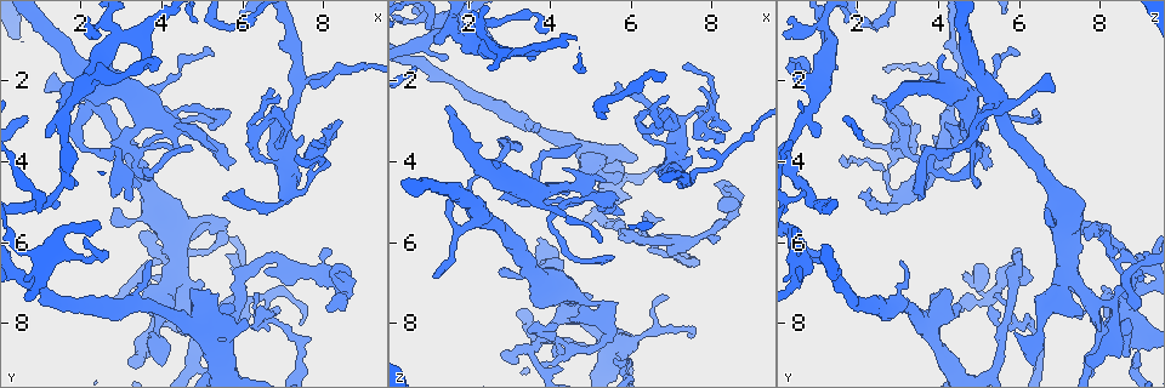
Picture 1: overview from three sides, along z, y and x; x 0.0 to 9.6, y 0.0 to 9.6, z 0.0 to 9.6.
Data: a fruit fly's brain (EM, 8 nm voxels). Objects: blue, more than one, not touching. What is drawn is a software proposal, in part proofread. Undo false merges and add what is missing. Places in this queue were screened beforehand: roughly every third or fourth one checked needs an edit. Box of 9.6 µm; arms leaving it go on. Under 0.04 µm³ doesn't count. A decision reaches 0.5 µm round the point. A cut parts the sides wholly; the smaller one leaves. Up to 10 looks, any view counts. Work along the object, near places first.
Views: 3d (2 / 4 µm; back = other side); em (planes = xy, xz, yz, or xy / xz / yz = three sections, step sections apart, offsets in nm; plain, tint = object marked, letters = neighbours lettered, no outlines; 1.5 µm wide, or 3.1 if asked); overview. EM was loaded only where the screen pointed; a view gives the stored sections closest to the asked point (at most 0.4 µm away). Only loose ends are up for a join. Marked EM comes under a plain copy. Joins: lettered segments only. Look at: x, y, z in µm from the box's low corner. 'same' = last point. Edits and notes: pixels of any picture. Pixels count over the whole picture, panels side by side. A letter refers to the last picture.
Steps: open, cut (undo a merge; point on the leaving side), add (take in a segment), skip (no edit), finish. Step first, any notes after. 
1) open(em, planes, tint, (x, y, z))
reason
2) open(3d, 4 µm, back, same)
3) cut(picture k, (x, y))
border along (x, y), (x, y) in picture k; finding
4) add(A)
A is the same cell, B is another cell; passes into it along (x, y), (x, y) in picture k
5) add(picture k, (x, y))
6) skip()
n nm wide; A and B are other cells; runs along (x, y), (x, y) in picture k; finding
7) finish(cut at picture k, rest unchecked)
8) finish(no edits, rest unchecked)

open(em, planes, letters, (1.20, 4.90, 0.80))
three arms meet

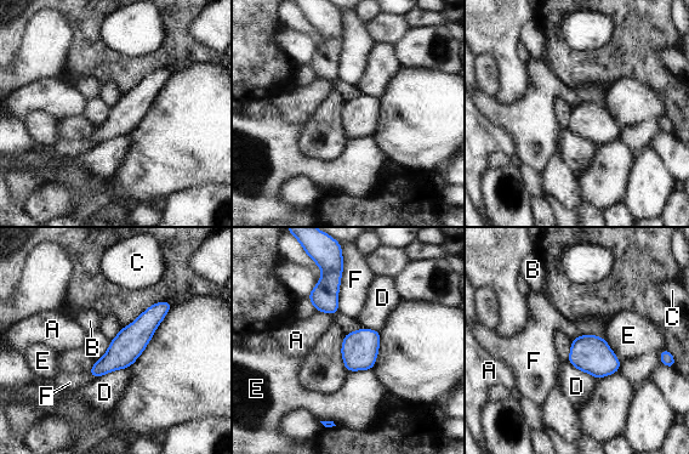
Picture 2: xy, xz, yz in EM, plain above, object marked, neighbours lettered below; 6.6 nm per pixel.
skip()
200 nm wide; A, B, C, D, E and F are other cells; runs along (168, 305), (108, 363), (92, 372) in picture 2; all the same neuron

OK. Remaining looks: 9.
open(em, planes, letters, (2.80, 5.15, 6.70))
branch stops here

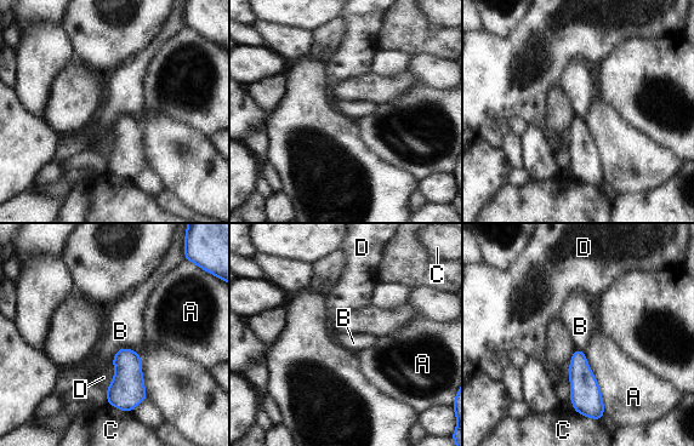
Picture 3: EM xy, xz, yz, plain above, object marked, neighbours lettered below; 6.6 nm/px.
skip()
A, B, C and D are other cells; border along (131, 348), (120, 348), (112, 359) in picture 3; no lettered segment goes on from it

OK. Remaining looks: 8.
open(3d, 4 µm, back, (3.25, 4.95, 3.50))
free end

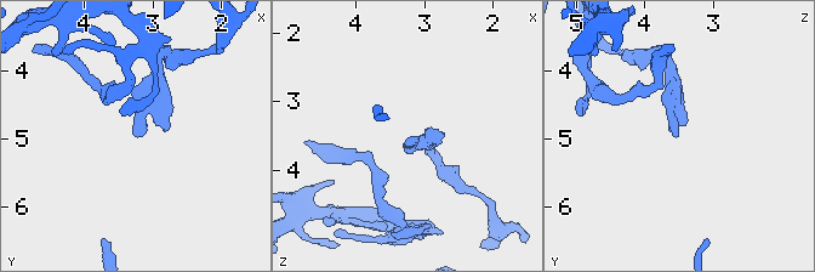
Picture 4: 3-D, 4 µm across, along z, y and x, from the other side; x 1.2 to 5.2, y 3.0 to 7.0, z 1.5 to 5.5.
open(em, planes, letters, (3.25, 5.00, 3.55))
need the tissue

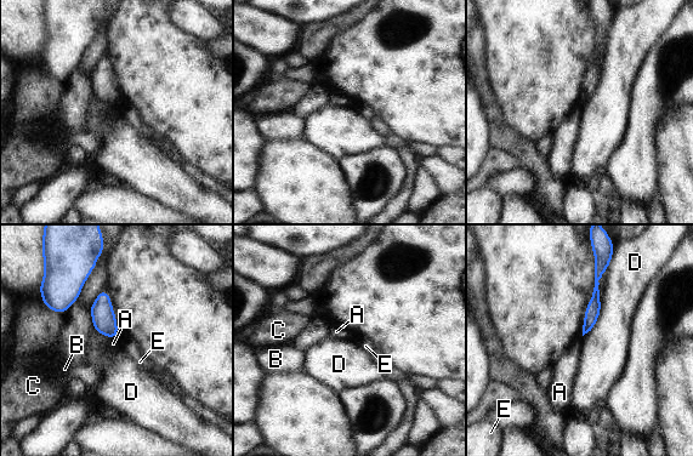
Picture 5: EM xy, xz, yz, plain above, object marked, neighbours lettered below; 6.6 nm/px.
skip()
A, B, C, D and E are other cells; border along (601, 302), (595, 325), (583, 336) in picture 5; no lettered segment goes on from it

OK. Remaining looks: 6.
open(3d, 4 µm, (7.95, 3.25, 3.05))
thin end

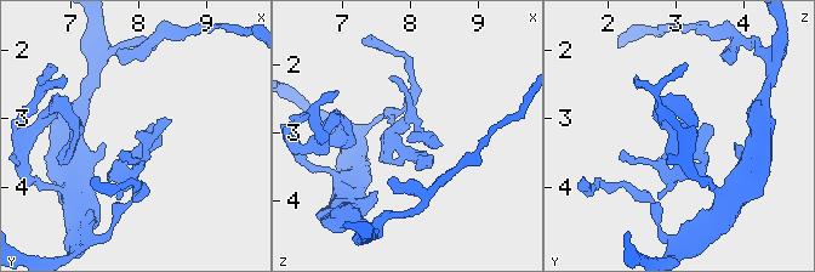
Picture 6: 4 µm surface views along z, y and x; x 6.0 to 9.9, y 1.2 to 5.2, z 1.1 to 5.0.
open(em, planes, letters, (8.00, 3.20, 3.10))

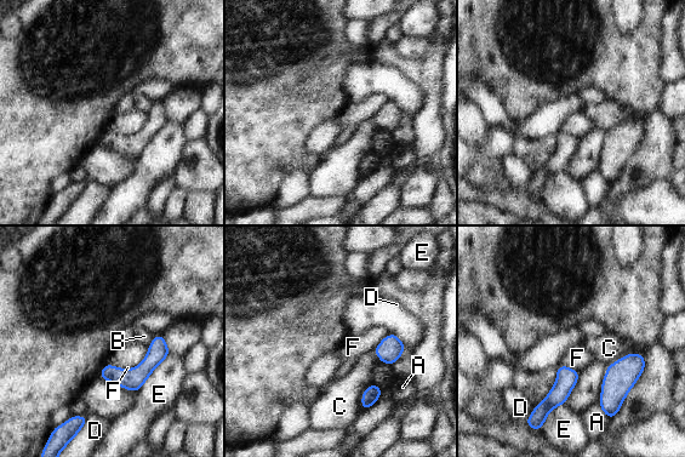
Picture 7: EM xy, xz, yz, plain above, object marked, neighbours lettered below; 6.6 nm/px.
skip()
130 nm wide; A, B, C, D, E and F are other cells; border along (149, 347), (132, 367), (107, 364) in picture 7; no lettered segment goes on from it

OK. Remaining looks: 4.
finish(no edits, rest unchecked)

